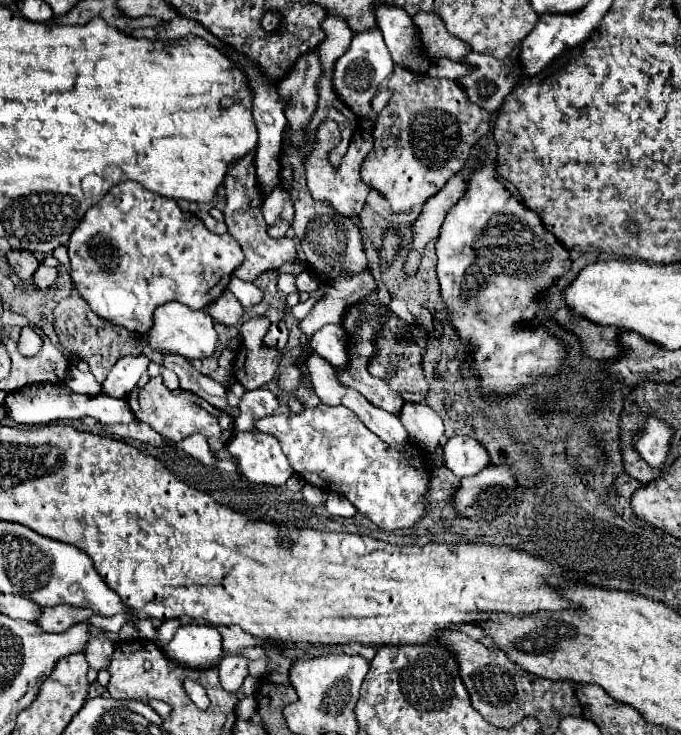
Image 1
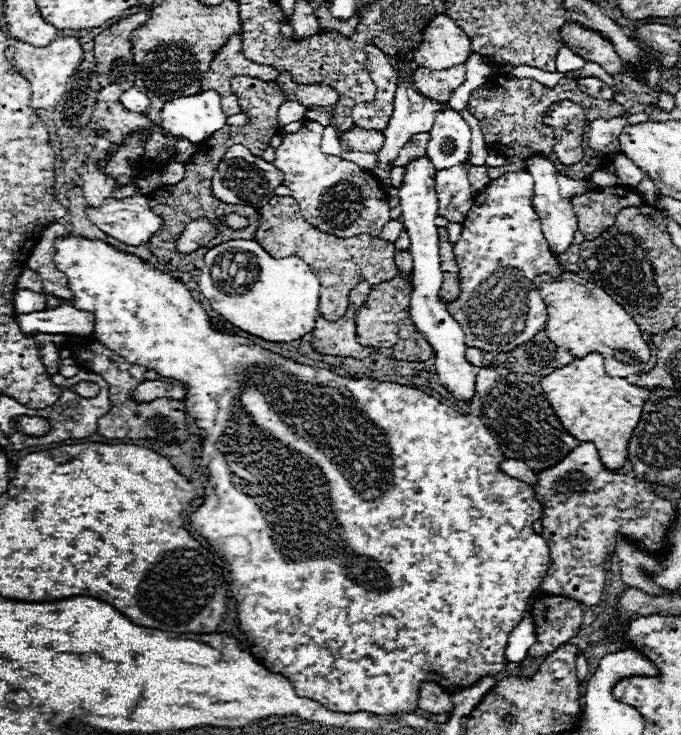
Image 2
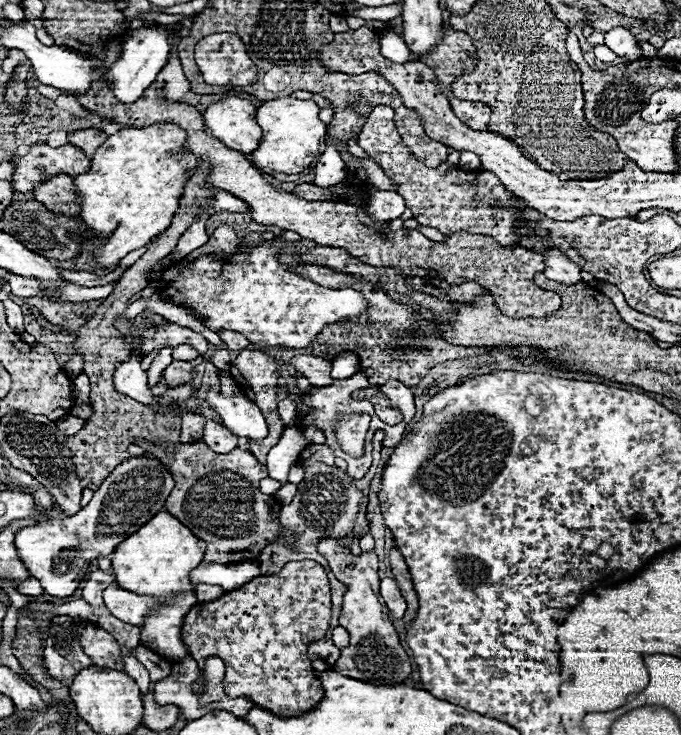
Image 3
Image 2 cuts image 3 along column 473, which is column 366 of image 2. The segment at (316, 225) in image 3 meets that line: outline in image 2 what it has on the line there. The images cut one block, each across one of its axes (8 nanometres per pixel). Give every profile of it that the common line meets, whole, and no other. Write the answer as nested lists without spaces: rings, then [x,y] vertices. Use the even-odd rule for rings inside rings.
[[[274,196],[266,206],[260,208],[260,224],[256,230],[256,242],[268,250],[274,258],[298,256],[312,270],[322,282],[320,290],[320,314],[326,320],[338,320],[348,310],[348,294],[356,288],[358,282],[380,284],[388,282],[398,274],[394,264],[394,244],[382,238],[374,238],[370,234],[358,234],[352,238],[336,238],[332,234],[324,234],[310,226],[302,214],[300,206],[292,196]]]

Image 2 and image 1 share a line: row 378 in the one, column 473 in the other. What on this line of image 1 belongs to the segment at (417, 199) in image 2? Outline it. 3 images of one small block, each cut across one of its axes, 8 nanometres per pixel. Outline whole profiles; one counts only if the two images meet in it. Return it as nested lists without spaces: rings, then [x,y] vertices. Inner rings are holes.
[[[466,436],[448,438],[446,444],[442,446],[442,452],[444,452],[444,466],[460,478],[484,470],[490,462],[486,448],[480,442]]]

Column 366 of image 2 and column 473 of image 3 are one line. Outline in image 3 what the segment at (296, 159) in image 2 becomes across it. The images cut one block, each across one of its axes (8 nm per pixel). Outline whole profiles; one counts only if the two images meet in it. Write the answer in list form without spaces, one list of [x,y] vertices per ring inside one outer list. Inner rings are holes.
[[[374,106],[362,128],[358,146],[362,146],[382,166],[382,170],[390,174],[390,180],[400,186],[398,194],[404,196],[406,206],[414,212],[418,222],[420,216],[430,216],[430,224],[424,226],[436,228],[446,236],[468,230],[470,234],[486,234],[502,246],[518,244],[518,236],[514,232],[520,216],[520,206],[516,206],[518,198],[512,198],[496,176],[486,170],[460,170],[448,162],[438,168],[428,168],[418,162],[402,142],[394,126],[394,110],[390,106]]]

